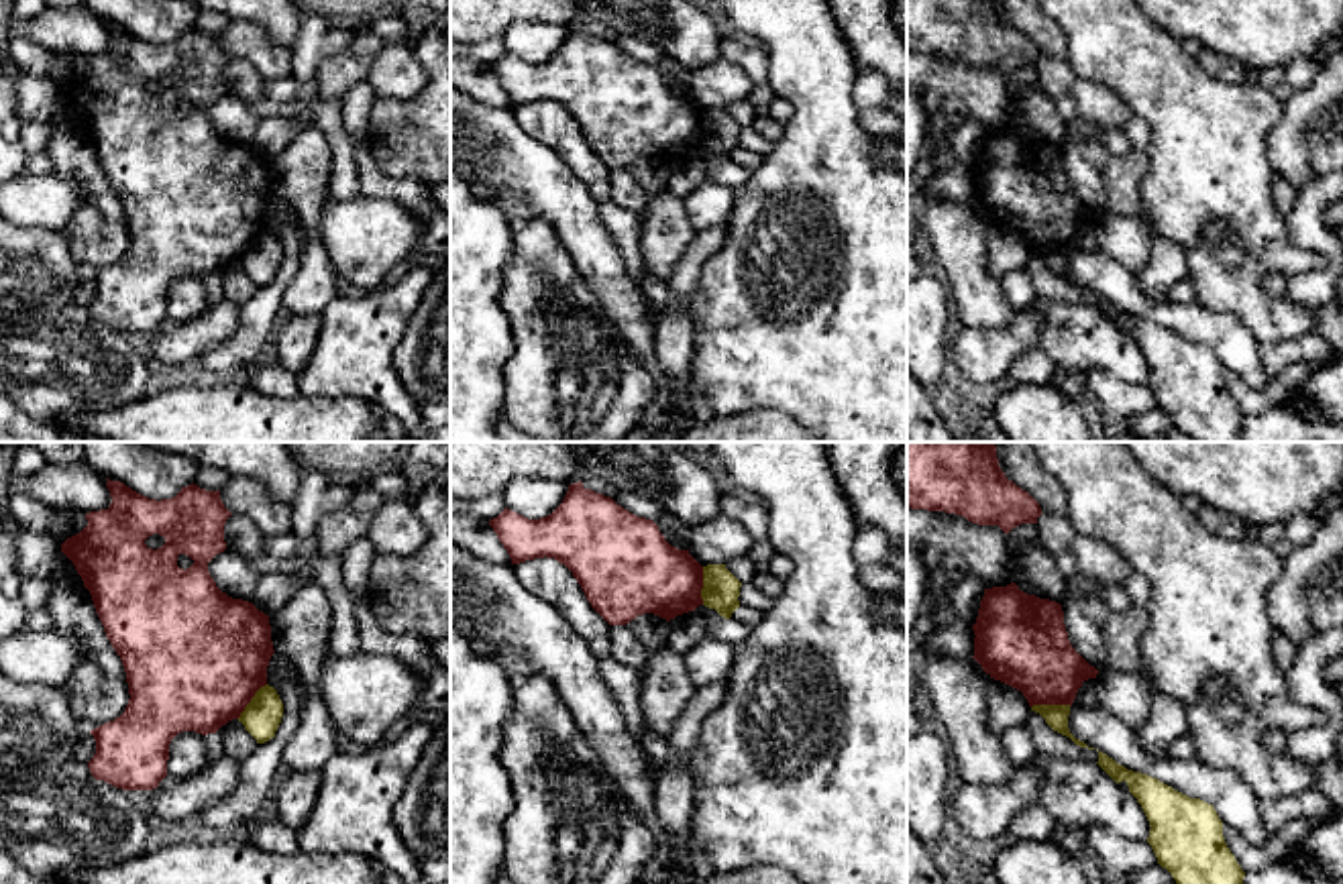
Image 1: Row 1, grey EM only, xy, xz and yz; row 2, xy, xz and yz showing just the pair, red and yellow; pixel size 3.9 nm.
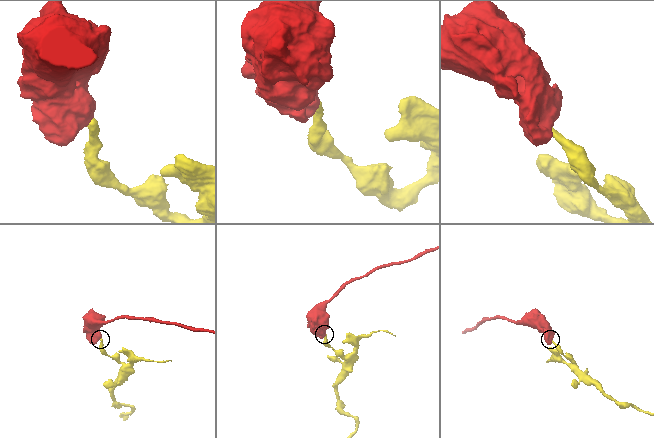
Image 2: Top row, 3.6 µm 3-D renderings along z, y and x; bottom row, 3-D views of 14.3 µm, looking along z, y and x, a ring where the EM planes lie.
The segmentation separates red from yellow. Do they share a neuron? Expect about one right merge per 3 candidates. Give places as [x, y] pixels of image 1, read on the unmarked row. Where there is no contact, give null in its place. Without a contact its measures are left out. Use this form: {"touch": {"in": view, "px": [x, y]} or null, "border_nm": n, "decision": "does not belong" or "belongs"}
{"touch": {"in": "yz", "px": [1050, 247]}, "border_nm": 160, "decision": "does not belong"}

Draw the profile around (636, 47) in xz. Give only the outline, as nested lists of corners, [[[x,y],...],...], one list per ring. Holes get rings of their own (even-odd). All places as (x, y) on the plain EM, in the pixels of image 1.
[[[617,35],[611,43],[630,57],[646,63],[654,63],[662,55],[662,51],[656,45],[640,37]]]

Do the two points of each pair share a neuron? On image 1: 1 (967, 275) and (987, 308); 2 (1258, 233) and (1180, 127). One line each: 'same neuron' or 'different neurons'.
1: same neuron
2: same neuron

